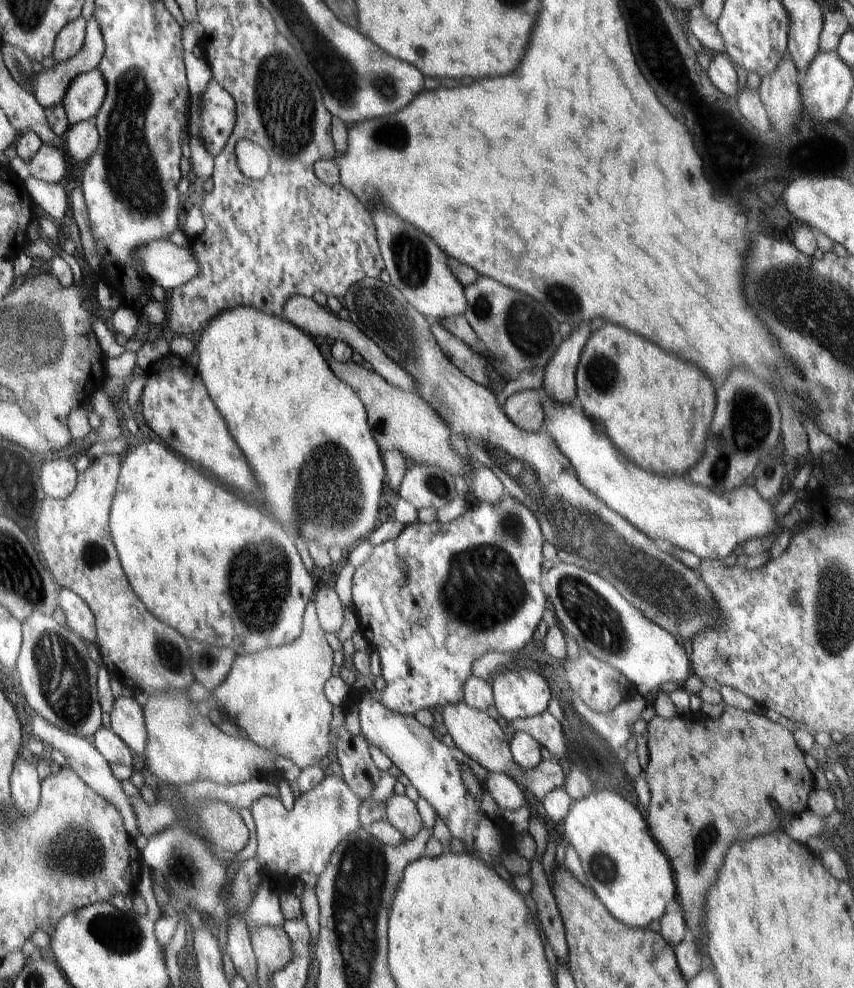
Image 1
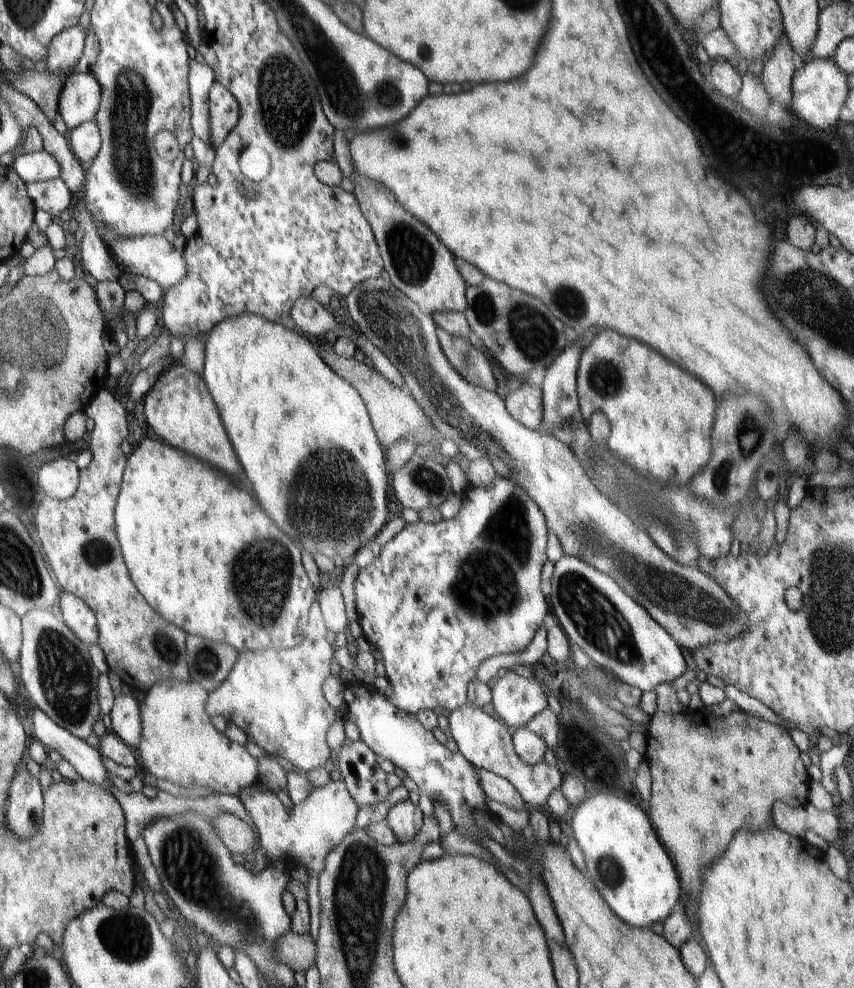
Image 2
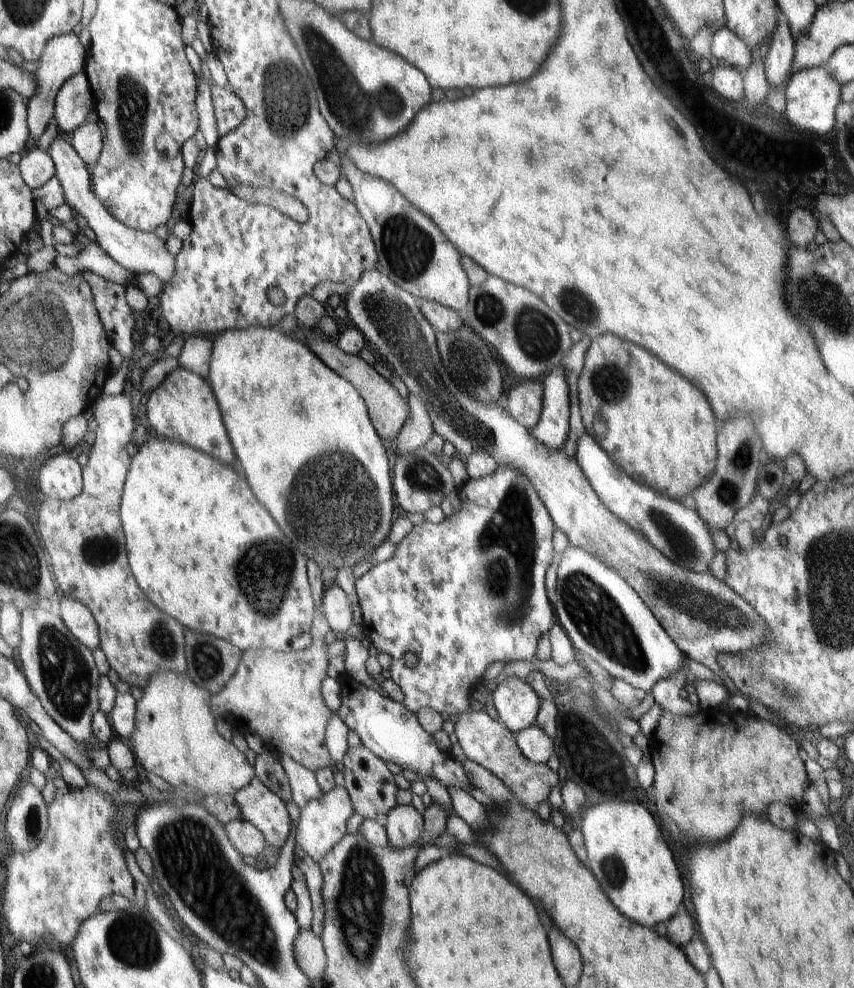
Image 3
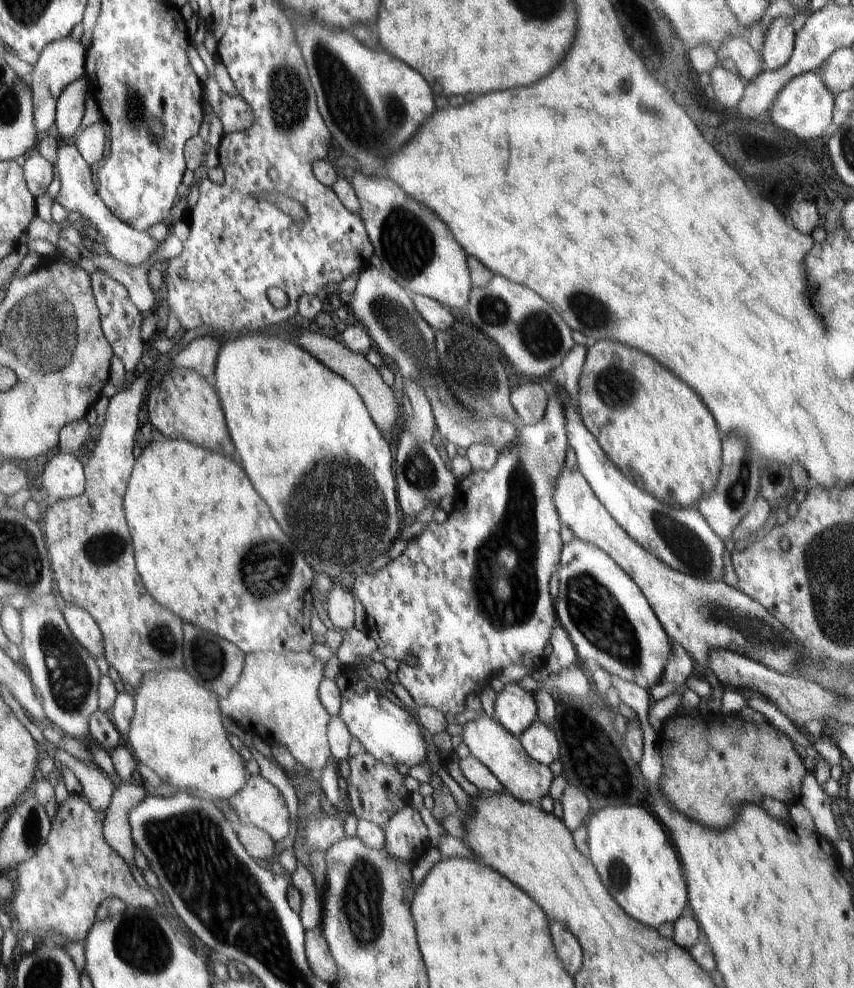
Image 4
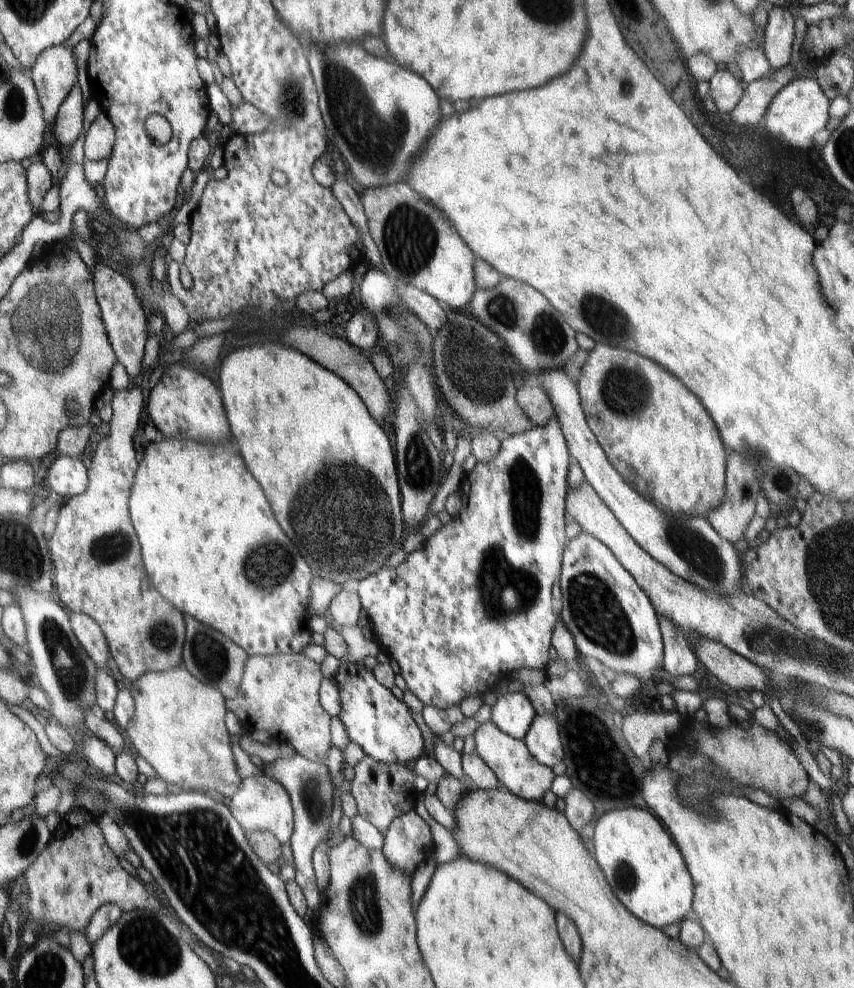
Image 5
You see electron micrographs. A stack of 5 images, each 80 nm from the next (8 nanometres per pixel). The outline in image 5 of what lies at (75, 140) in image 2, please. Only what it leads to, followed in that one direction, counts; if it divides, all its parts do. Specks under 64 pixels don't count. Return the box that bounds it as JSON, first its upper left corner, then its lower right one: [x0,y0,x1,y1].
[84,110,115,160]

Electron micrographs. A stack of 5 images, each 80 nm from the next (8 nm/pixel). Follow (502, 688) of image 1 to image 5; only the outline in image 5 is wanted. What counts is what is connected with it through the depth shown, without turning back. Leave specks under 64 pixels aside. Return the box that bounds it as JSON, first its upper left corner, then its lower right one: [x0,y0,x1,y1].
[491,688,537,740]

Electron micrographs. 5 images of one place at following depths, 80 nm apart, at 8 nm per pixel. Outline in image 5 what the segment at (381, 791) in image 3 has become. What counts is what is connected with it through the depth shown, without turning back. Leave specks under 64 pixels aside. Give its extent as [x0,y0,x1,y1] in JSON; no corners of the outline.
[350,755,418,835]

